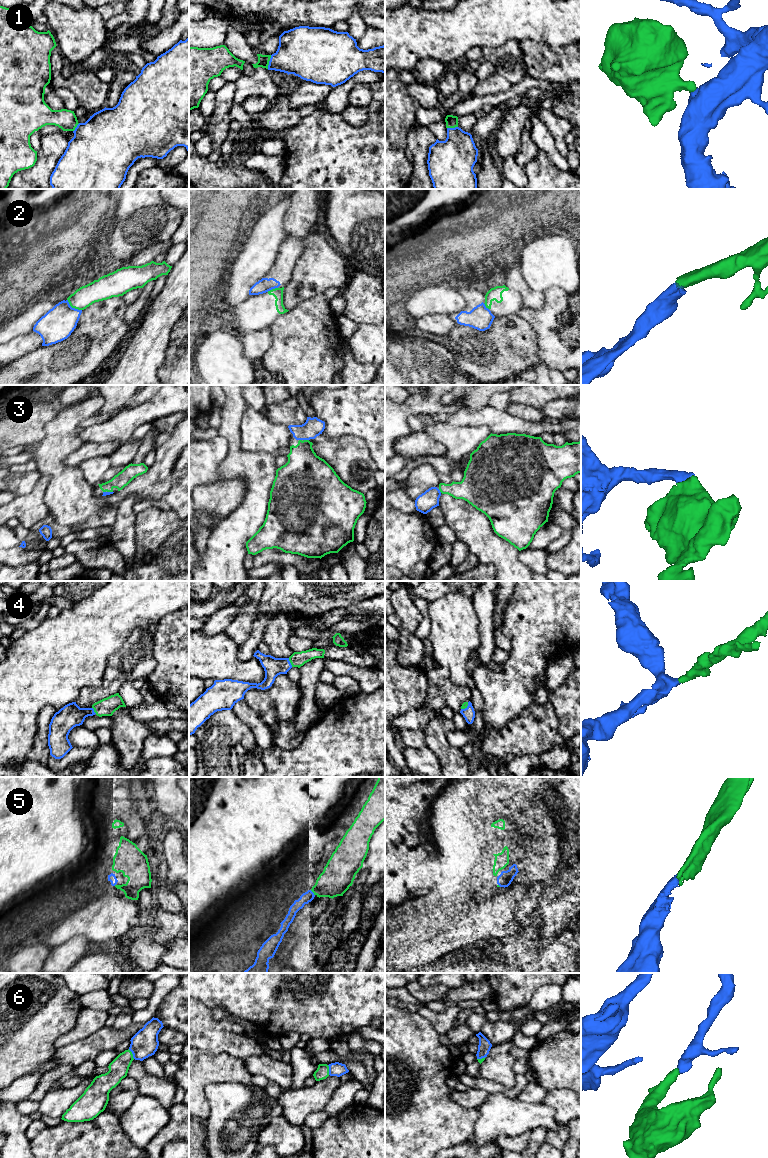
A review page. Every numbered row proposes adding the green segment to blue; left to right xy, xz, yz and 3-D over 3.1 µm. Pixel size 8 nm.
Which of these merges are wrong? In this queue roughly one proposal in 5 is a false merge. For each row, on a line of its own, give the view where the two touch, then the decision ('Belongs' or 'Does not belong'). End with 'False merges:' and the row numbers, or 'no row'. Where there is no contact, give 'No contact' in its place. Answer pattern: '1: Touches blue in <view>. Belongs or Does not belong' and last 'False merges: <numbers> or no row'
1: Touches blue in xz. Belongs
2: Touches blue in xy. Does not belong
3: Touches blue in xz. Belongs
4: Touches blue in xz. Belongs
5: Touches blue in xz. Belongs
6: Touches blue in xy. Belongs
False merges: 2

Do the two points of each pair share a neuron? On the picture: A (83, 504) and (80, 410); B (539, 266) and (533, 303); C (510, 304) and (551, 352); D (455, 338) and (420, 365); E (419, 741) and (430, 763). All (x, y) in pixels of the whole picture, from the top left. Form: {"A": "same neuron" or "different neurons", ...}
{"A": "same neuron", "B": "different neurons", "C": "different neurons", "D": "different neurons", "E": "different neurons"}

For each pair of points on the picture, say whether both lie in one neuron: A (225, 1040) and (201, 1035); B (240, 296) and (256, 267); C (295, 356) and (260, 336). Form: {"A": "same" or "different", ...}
{"A": "same", "B": "same", "C": "different"}

